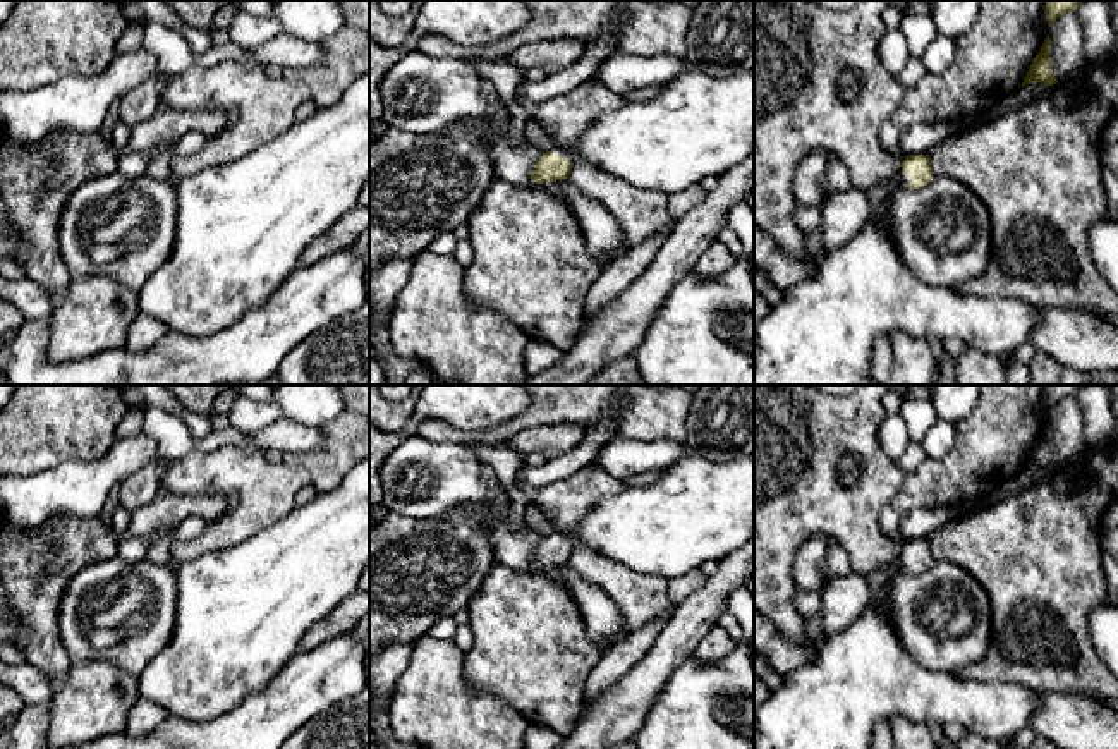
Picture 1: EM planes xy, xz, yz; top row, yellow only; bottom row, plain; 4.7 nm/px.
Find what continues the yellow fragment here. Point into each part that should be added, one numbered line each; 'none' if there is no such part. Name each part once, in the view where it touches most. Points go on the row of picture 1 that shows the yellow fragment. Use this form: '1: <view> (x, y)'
1: xz (698, 126)

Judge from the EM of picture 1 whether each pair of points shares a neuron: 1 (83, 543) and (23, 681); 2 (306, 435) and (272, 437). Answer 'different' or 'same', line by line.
1: different
2: same

